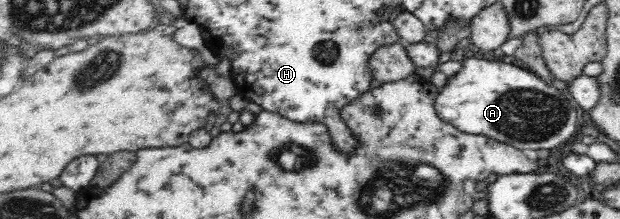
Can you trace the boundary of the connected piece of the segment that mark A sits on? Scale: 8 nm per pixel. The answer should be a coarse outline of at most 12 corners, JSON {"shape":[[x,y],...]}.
{"shape":[[468,57],[440,119],[558,152],[578,103],[519,63]]}

